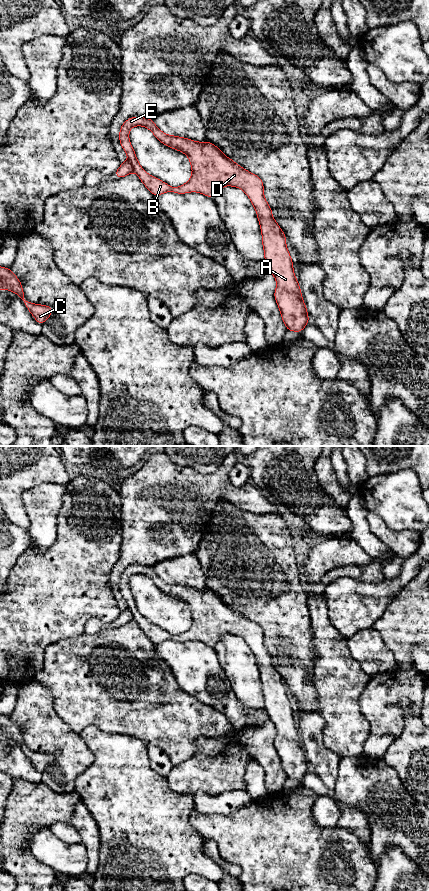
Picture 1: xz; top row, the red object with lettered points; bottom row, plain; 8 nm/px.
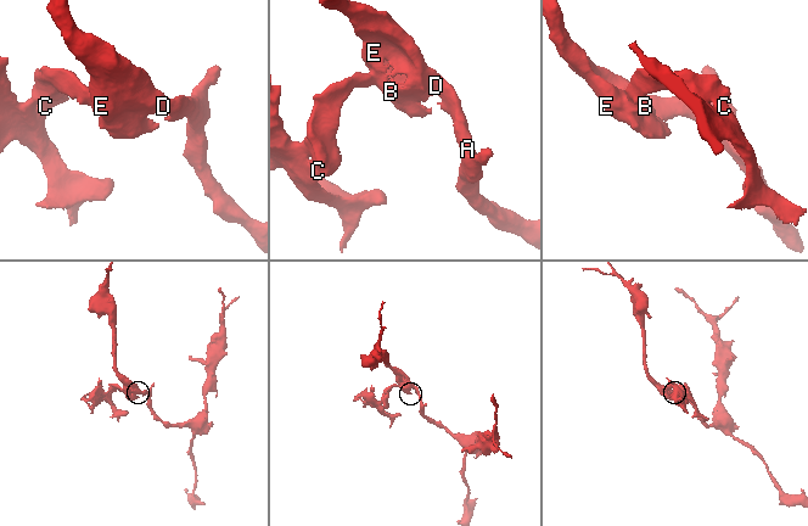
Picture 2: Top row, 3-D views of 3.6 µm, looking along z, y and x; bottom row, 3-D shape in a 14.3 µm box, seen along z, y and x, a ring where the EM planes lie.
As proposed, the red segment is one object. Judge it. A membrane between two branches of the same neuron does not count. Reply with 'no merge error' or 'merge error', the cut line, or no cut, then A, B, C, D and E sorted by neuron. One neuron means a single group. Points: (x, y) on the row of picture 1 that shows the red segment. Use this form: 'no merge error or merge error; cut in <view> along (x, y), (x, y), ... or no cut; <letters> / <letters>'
merge error; cut in xz along (128, 160), (133, 171); A B D E / C

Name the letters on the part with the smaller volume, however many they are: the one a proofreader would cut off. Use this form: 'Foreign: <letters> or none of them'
Foreign: C

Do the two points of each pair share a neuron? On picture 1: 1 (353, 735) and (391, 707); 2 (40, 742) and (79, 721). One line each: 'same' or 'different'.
1: different
2: different

